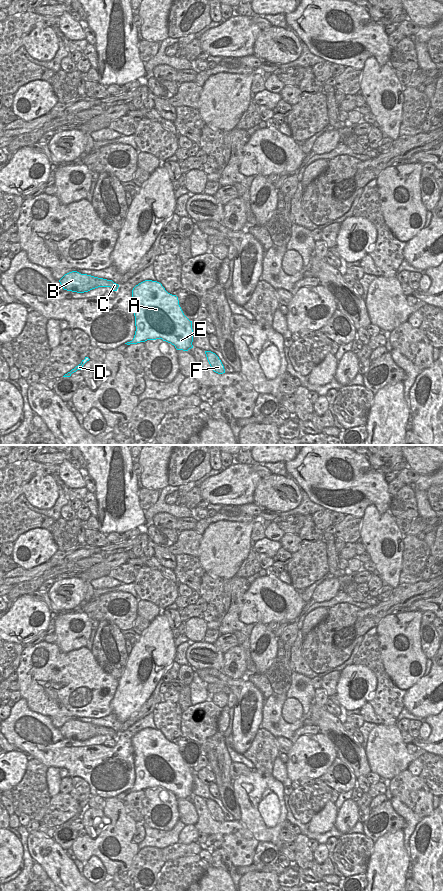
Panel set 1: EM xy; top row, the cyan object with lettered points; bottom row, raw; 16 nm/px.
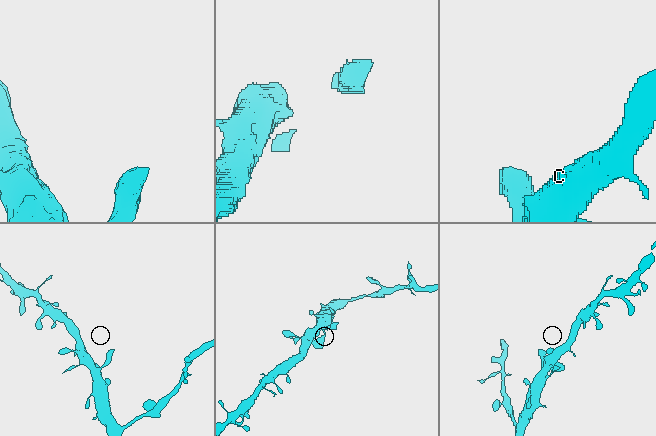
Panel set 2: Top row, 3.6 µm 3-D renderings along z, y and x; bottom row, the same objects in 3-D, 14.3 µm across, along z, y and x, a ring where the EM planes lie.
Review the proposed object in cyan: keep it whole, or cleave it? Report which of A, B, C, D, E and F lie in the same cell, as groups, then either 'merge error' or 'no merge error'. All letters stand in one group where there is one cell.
A B C D E F | no merge error

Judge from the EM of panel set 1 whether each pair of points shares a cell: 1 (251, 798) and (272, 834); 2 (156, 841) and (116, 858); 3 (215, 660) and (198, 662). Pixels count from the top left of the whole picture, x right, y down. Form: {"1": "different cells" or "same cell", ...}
{"1": "same cell", "2": "different cells", "3": "same cell"}

